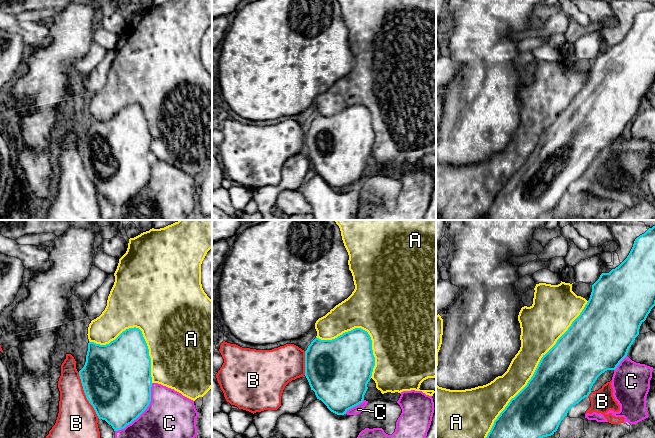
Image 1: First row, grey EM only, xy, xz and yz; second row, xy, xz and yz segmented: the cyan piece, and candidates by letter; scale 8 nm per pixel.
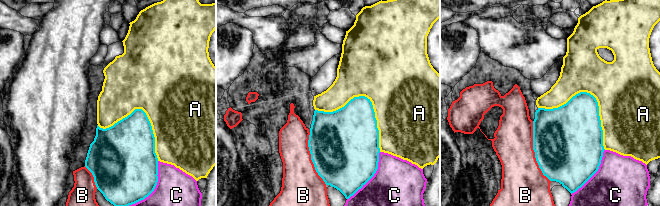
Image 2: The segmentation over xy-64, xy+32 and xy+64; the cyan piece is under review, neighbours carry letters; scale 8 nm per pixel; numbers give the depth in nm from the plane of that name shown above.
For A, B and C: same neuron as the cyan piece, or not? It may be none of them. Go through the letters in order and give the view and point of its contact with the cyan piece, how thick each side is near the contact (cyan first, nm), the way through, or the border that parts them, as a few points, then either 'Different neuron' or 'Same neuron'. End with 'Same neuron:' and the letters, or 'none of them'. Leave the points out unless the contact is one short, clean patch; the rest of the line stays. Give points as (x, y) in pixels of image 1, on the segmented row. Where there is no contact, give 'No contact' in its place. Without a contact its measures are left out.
A: Touches cyan at yz (536, 369). Thickness 460 nm (cyan) against 280 nm. Different neuron
B: Touches cyan at xy (85, 394). Thickness 500 nm (cyan) against 300 nm. Different neuron
C: Touches cyan at xy (143, 411). Thickness 500 nm (cyan) against 360 nm. Different neuron
Same neuron: none of them

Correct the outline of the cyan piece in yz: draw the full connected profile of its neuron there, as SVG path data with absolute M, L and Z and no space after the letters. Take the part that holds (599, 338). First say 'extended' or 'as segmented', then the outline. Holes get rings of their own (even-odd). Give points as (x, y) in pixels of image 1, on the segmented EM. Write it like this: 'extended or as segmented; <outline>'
as segmented; M655 226L649 228L644 234L637 237L627 258L609 273L602 273L592 285L590 298L580 315L572 322L568 330L557 340L556 344L541 358L533 376L527 385L510 400L500 413L486 438L543 438L553 435L568 411L582 399L588 397L597 378L607 370L615 370L620 362L627 356L628 350L635 338L639 335L641 324L646 320L651 309L655 306Z

